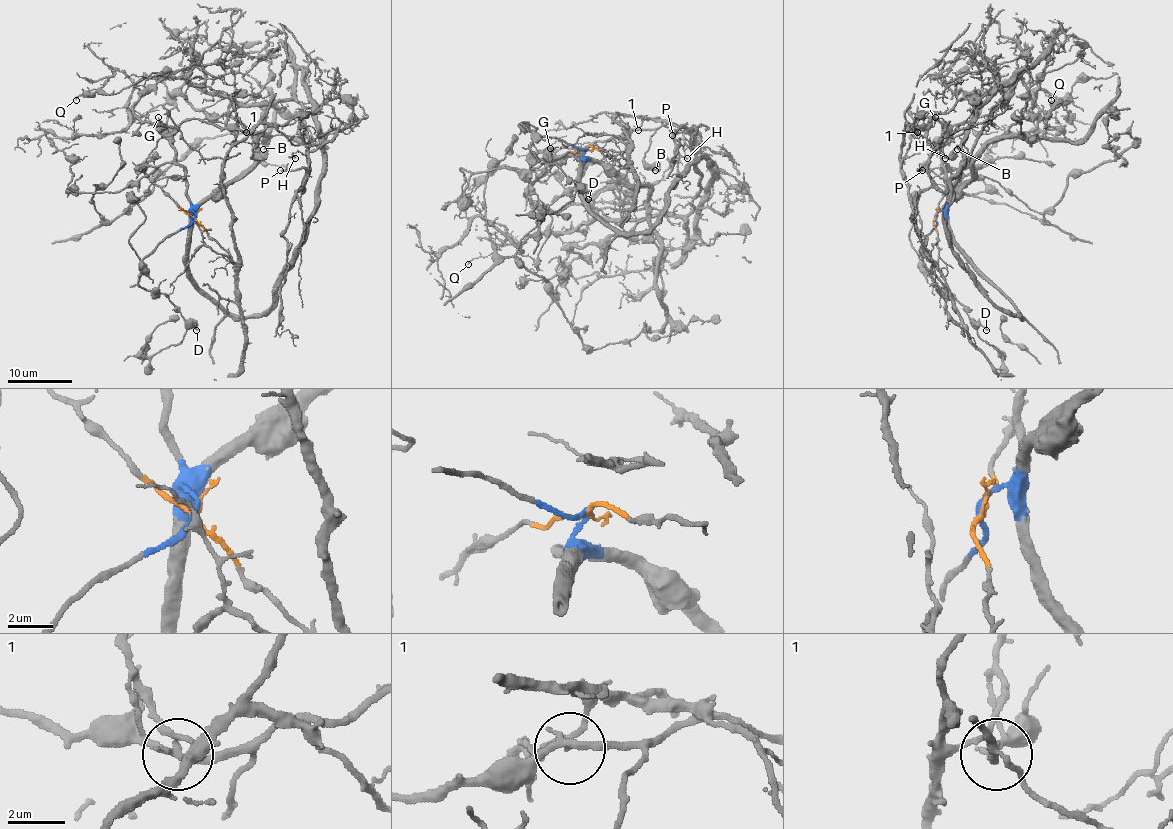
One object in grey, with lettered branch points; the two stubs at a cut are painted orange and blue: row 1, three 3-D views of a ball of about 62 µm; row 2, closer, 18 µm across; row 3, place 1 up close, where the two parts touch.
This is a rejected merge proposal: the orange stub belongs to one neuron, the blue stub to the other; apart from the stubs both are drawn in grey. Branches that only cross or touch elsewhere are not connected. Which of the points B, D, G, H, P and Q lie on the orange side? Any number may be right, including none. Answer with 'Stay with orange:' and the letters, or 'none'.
Stay with orange: none

